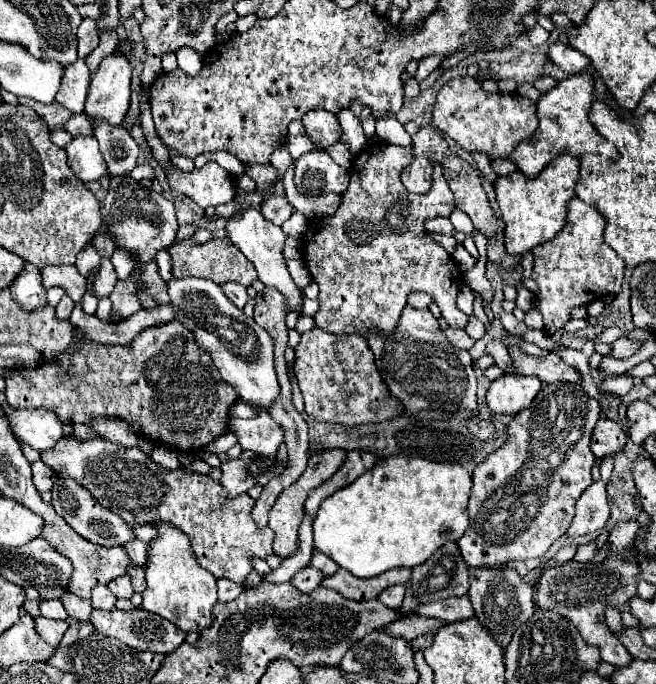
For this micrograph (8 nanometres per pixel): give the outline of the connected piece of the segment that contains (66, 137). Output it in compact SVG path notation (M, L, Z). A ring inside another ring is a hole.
M49 128L49 132L52 142L60 148L65 148L66 144L73 138L72 135L64 129L55 129L52 131L52 129Z

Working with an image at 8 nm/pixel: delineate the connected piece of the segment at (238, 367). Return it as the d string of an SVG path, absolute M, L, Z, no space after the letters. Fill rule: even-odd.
M184 278L168 282L170 302L174 304L176 318L190 330L194 330L200 348L208 350L222 378L238 392L238 396L260 408L270 408L280 394L276 370L274 370L274 342L272 336L246 314L236 308L230 298L224 296L218 284L200 278Z

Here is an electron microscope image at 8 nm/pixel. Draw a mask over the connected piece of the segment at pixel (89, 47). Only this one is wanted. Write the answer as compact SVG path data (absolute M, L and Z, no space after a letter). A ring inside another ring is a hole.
M84 18L78 28L78 56L86 58L98 46L98 42L100 40L98 40L98 30L96 30L94 20Z

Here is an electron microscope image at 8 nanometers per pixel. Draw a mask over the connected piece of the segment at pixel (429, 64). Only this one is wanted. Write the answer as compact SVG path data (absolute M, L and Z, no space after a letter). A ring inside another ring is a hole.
M430 56L430 58L424 58L424 62L420 62L420 66L418 66L418 72L414 74L414 78L418 80L418 82L422 82L424 78L428 78L438 66L440 66L440 62L442 62L442 58L440 56Z

